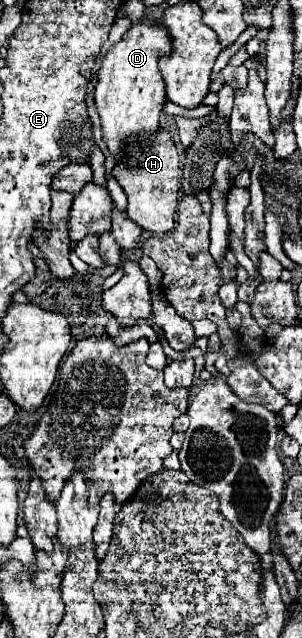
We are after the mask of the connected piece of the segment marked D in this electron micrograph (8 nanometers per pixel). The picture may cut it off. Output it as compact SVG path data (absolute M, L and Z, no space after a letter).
M139 20L133 22L131 28L123 34L123 38L103 56L101 68L97 72L97 86L95 86L95 106L101 116L101 126L103 126L103 138L113 152L115 160L123 152L123 144L131 134L153 134L159 130L159 116L163 110L163 104L167 102L165 96L165 82L159 72L159 58L167 56L171 52L171 34L167 28L159 22L149 22L149 20Z

